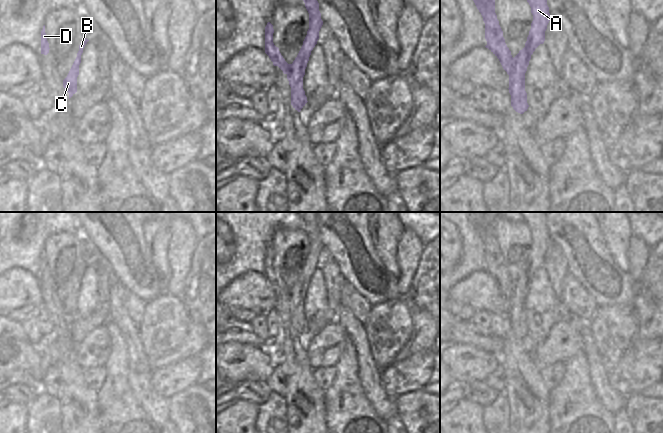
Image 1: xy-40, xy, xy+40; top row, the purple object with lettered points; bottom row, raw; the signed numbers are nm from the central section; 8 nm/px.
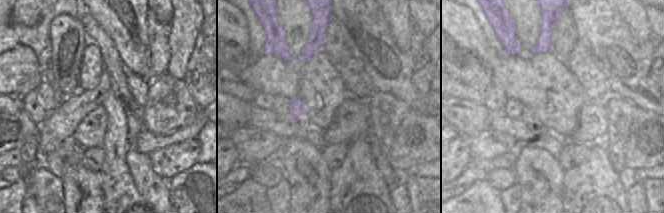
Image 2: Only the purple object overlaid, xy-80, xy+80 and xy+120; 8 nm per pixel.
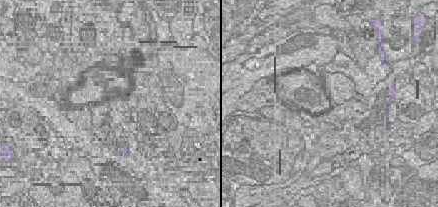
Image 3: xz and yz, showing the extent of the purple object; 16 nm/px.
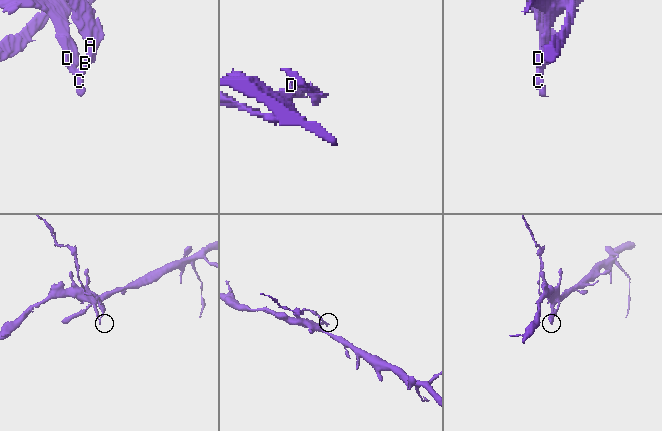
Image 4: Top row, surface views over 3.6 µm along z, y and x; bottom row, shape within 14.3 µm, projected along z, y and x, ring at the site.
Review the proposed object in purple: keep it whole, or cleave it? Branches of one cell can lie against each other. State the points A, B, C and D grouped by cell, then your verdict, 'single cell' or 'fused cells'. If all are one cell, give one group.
A B C / D; fused cells

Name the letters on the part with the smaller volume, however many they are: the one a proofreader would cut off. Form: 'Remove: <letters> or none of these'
Remove: A, B, C.

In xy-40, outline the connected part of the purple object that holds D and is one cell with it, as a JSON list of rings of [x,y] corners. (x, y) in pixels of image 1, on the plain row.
[[[45,249],[41,255],[41,278],[47,279],[49,277],[49,267],[47,265],[47,259],[45,257]]]

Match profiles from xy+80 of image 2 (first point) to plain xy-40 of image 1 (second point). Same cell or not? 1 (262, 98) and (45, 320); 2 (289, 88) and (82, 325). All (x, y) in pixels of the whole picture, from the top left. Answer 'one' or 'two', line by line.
1: two
2: two

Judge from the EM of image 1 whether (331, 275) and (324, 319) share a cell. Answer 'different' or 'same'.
same

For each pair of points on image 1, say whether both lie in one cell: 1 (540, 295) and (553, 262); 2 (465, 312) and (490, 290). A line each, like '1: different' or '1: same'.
1: different
2: different

